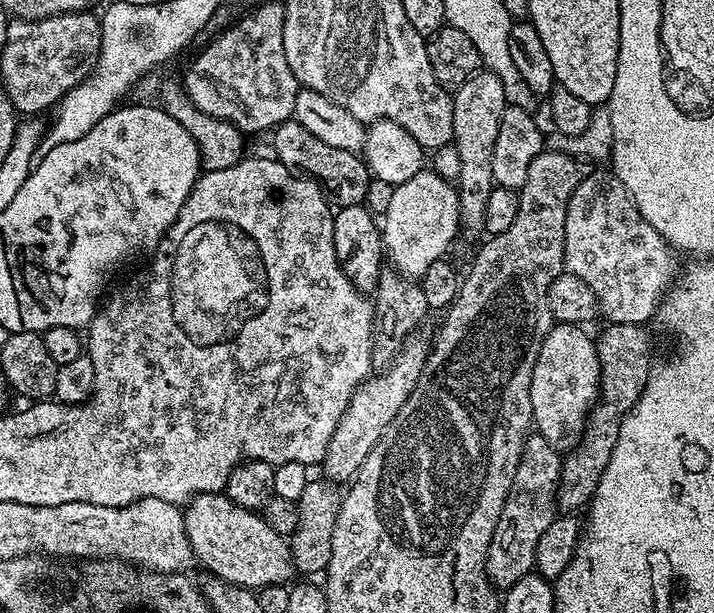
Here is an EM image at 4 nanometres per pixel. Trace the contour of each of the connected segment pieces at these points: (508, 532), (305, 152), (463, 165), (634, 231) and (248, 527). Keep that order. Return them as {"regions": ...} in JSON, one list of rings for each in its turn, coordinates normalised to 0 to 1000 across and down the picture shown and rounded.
{"regions":[[[[745,708],[734,719],[714,806],[709,806],[709,825],[703,825],[697,858],[692,865],[692,878],[686,878],[686,897],[681,904],[683,948],[696,962],[710,962],[725,949],[725,943],[741,938],[749,928],[754,884],[782,840],[779,801],[787,768],[784,744],[786,739],[763,711]]],[[[412,192],[387,204],[380,222],[381,241],[387,246],[382,248],[385,259],[401,269],[406,279],[447,300],[466,334],[483,339],[514,328],[518,282],[508,253],[490,245],[473,245],[473,238],[461,238],[458,232],[440,225],[440,219],[434,219],[434,212],[429,212],[429,206],[423,206]]],[[[674,114],[662,121],[653,134],[647,134],[644,144],[637,145],[632,152],[633,178],[636,179],[636,219],[633,220],[633,235],[639,241],[639,261],[644,266],[644,300],[641,294],[641,312],[644,316],[644,364],[651,374],[671,374],[678,362],[678,349],[681,346],[681,328],[686,323],[686,310],[692,305],[692,277],[689,276],[689,259],[692,258],[692,230],[697,225],[697,206],[703,206],[703,186],[707,176],[713,175],[711,162],[709,160],[709,147],[703,140],[703,134],[697,127],[697,121],[682,114]]],[[[829,277],[825,284],[814,285],[810,303],[798,316],[796,334],[793,336],[793,369],[790,370],[790,436],[794,442],[808,449],[810,454],[821,460],[826,467],[826,473],[832,476],[832,486],[838,498],[838,509],[845,520],[854,529],[899,529],[906,530],[908,520],[920,514],[924,493],[936,480],[936,471],[943,468],[944,458],[950,450],[950,437],[947,444],[948,413],[936,403],[936,396],[927,388],[927,382],[922,382],[922,375],[916,375],[916,369],[910,369],[910,362],[905,362],[905,356],[899,356],[899,349],[894,343],[894,336],[885,326],[885,318],[877,310],[877,303],[871,303],[871,297],[864,290],[861,281],[847,277],[847,281],[835,281],[840,277]]],[[[290,803],[277,806],[263,817],[256,830],[256,838],[261,852],[261,874],[266,878],[269,905],[279,918],[282,914],[297,931],[293,935],[298,941],[354,962],[377,959],[380,953],[402,954],[410,945],[410,941],[408,943],[412,940],[409,896],[405,883],[392,874],[389,865],[373,858],[370,843],[363,834],[333,825],[312,803]]]]}

